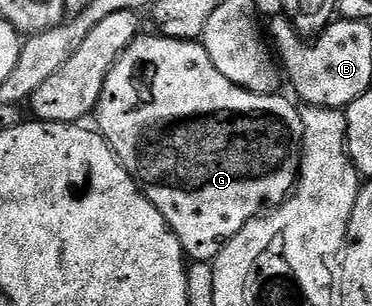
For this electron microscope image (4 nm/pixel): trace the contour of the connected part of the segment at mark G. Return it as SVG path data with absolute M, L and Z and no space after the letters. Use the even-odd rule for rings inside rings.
M139 34L128 46L128 50L124 50L122 57L112 66L112 70L108 70L108 78L104 78L104 90L100 90L98 106L92 116L93 119L98 119L96 130L108 142L124 170L128 170L128 174L138 183L138 187L152 202L152 206L156 206L156 210L164 214L168 226L180 242L183 253L191 261L210 262L237 232L244 230L248 221L255 220L271 206L283 204L290 197L295 184L298 183L298 168L302 165L302 117L299 109L294 109L282 94L261 96L224 78L224 74L220 74L220 70L212 66L208 50L198 40L173 40L161 34L153 35Z

